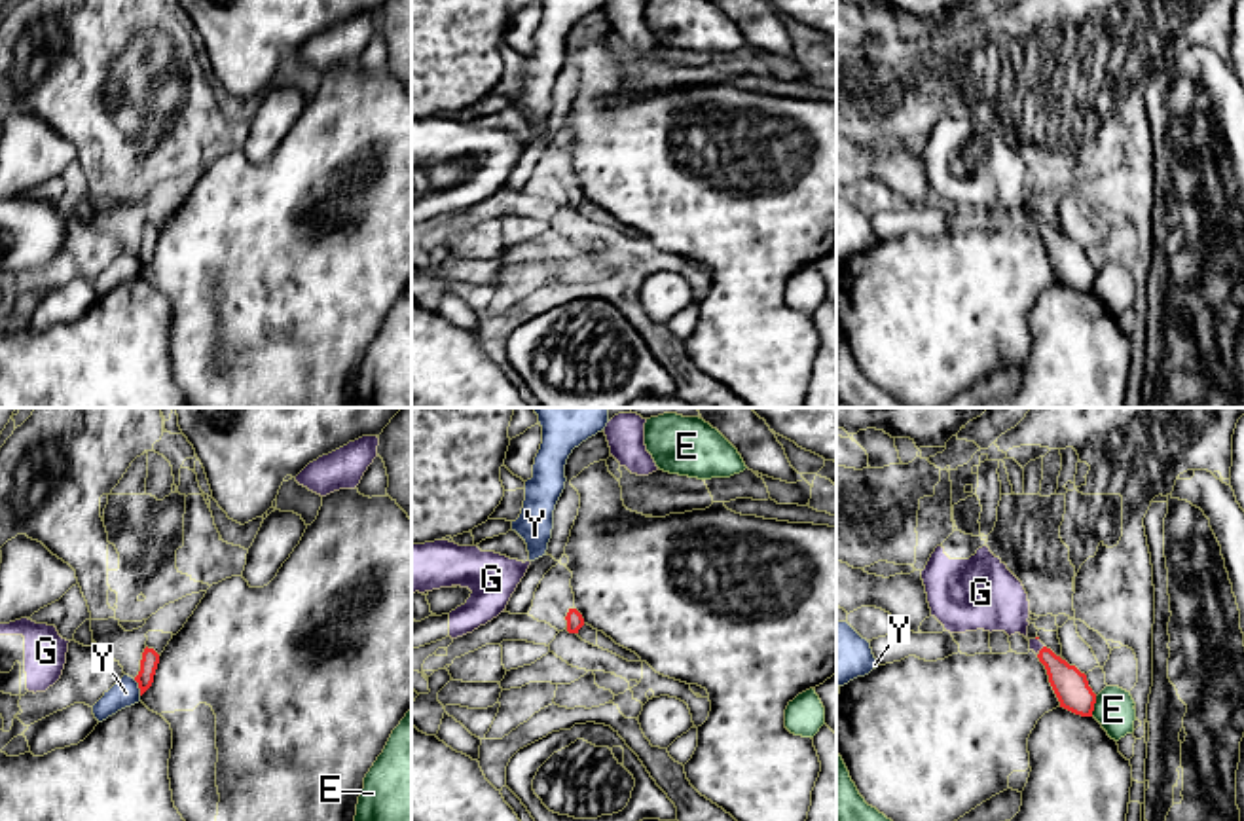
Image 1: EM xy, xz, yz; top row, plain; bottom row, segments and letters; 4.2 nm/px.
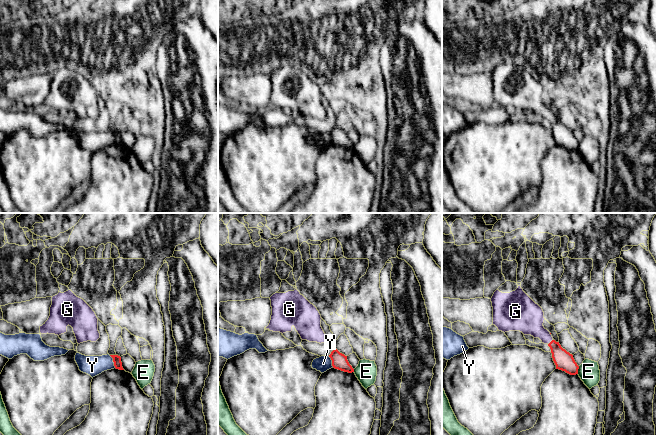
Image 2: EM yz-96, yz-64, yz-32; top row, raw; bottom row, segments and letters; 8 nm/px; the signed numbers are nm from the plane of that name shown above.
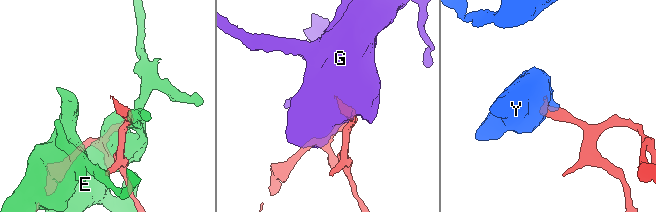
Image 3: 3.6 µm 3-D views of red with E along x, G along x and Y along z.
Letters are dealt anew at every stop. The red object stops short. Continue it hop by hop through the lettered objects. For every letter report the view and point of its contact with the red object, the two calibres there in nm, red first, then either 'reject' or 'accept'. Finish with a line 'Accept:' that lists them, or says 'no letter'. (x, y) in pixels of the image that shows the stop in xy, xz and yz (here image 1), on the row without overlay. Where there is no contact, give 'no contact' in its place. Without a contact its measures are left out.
E: meets red in yz at (1093, 281); 150 nm thick on the red side, 170 nm on the other; reject
G: meets red in yz at (1040, 226); 150 nm thick on the red side, 220 nm on the other; accept
Y: meets red in xy at (139, 262); 80 nm thick on the red side, 120 nm on the other; reject
Accept: G

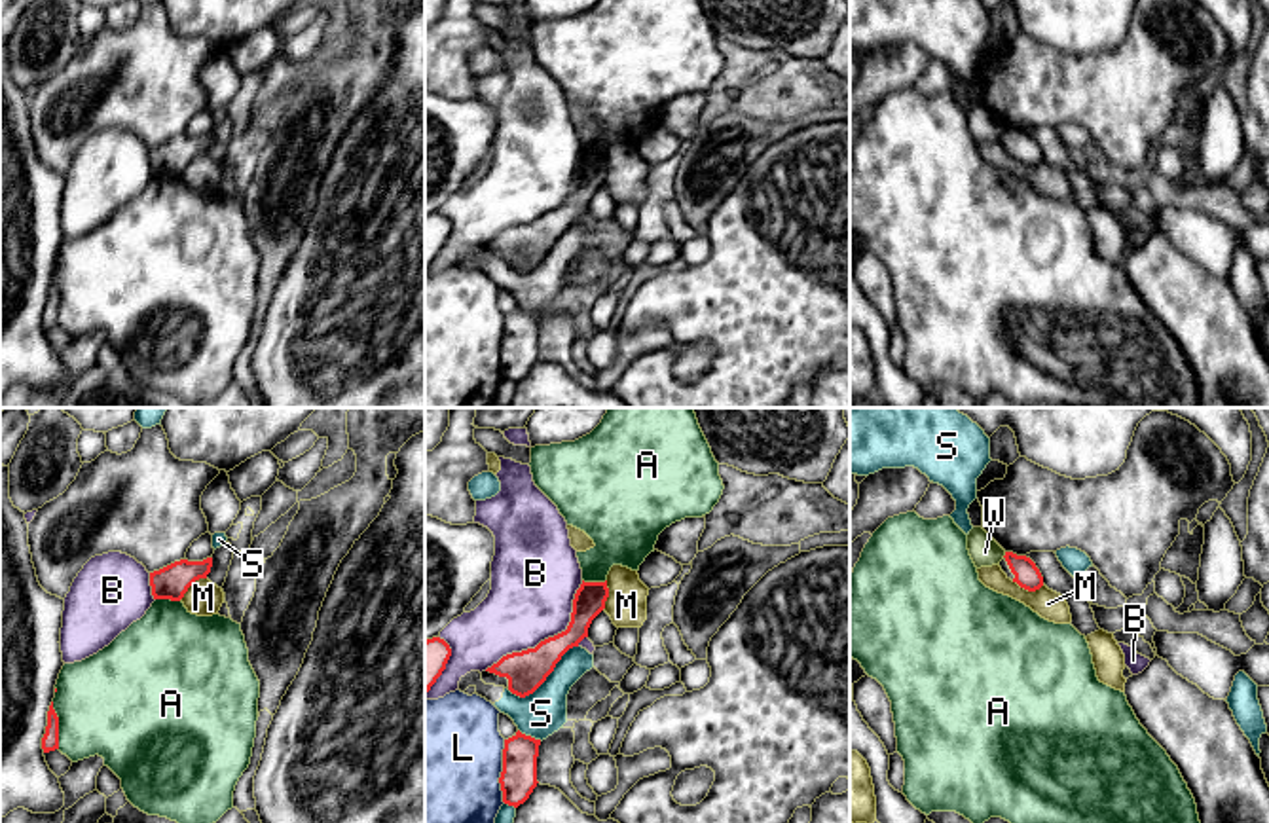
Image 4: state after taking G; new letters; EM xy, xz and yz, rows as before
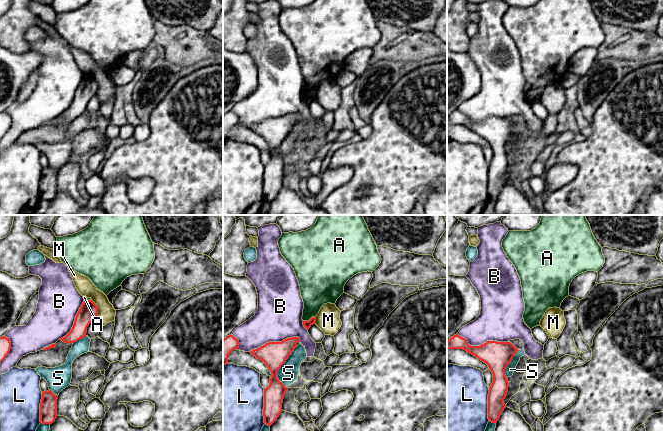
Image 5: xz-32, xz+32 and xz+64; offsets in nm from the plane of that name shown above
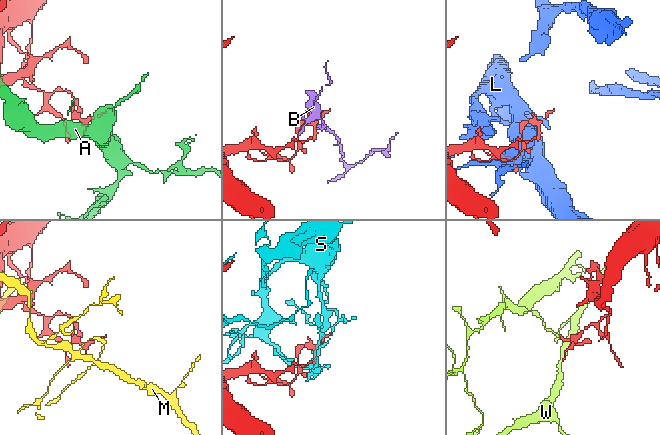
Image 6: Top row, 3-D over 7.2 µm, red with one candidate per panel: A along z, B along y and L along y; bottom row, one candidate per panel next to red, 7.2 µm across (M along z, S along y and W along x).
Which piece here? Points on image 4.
A: meets red in xy at (57, 300); 80 nm thick on the red side, 460 nm on the other; reject
B: meets red in xz at (549, 213); 170 nm thick on the red side, 360 nm on the other; reject
L: meets red in xz at (501, 347); 160 nm thick on the red side, 500 nm on the other; reject
M: meets red in yz at (1029, 165); 110 nm thick on the red side, 120 nm on the other; reject
S: meets red in xz at (545, 255); 170 nm thick on the red side, 190 nm on the other; reject
W: meets red in yz at (1006, 129); 110 nm thick on the red side, 130 nm on the other; reject
Accept: no letter

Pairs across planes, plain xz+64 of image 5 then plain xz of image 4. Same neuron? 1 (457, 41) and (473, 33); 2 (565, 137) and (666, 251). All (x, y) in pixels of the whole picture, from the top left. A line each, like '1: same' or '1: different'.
1: same
2: same

